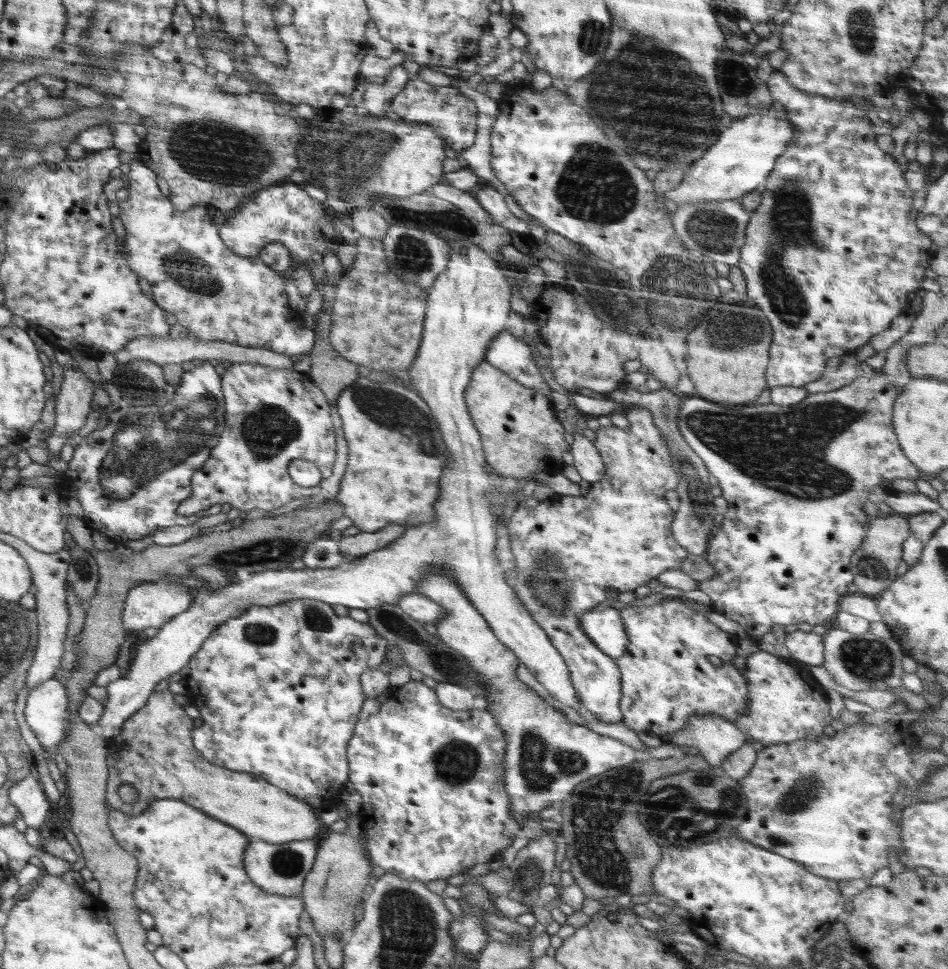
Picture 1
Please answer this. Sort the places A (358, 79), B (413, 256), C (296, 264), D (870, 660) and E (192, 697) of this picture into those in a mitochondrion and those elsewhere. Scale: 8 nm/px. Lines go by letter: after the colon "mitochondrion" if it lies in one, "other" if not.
A: other
B: mitochondrion
C: other
D: mitochondrion
E: other

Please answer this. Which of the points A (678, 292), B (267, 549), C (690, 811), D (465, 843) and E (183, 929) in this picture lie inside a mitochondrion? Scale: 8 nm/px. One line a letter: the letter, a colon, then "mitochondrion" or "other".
A: mitochondrion
B: mitochondrion
C: mitochondrion
D: other
E: other

